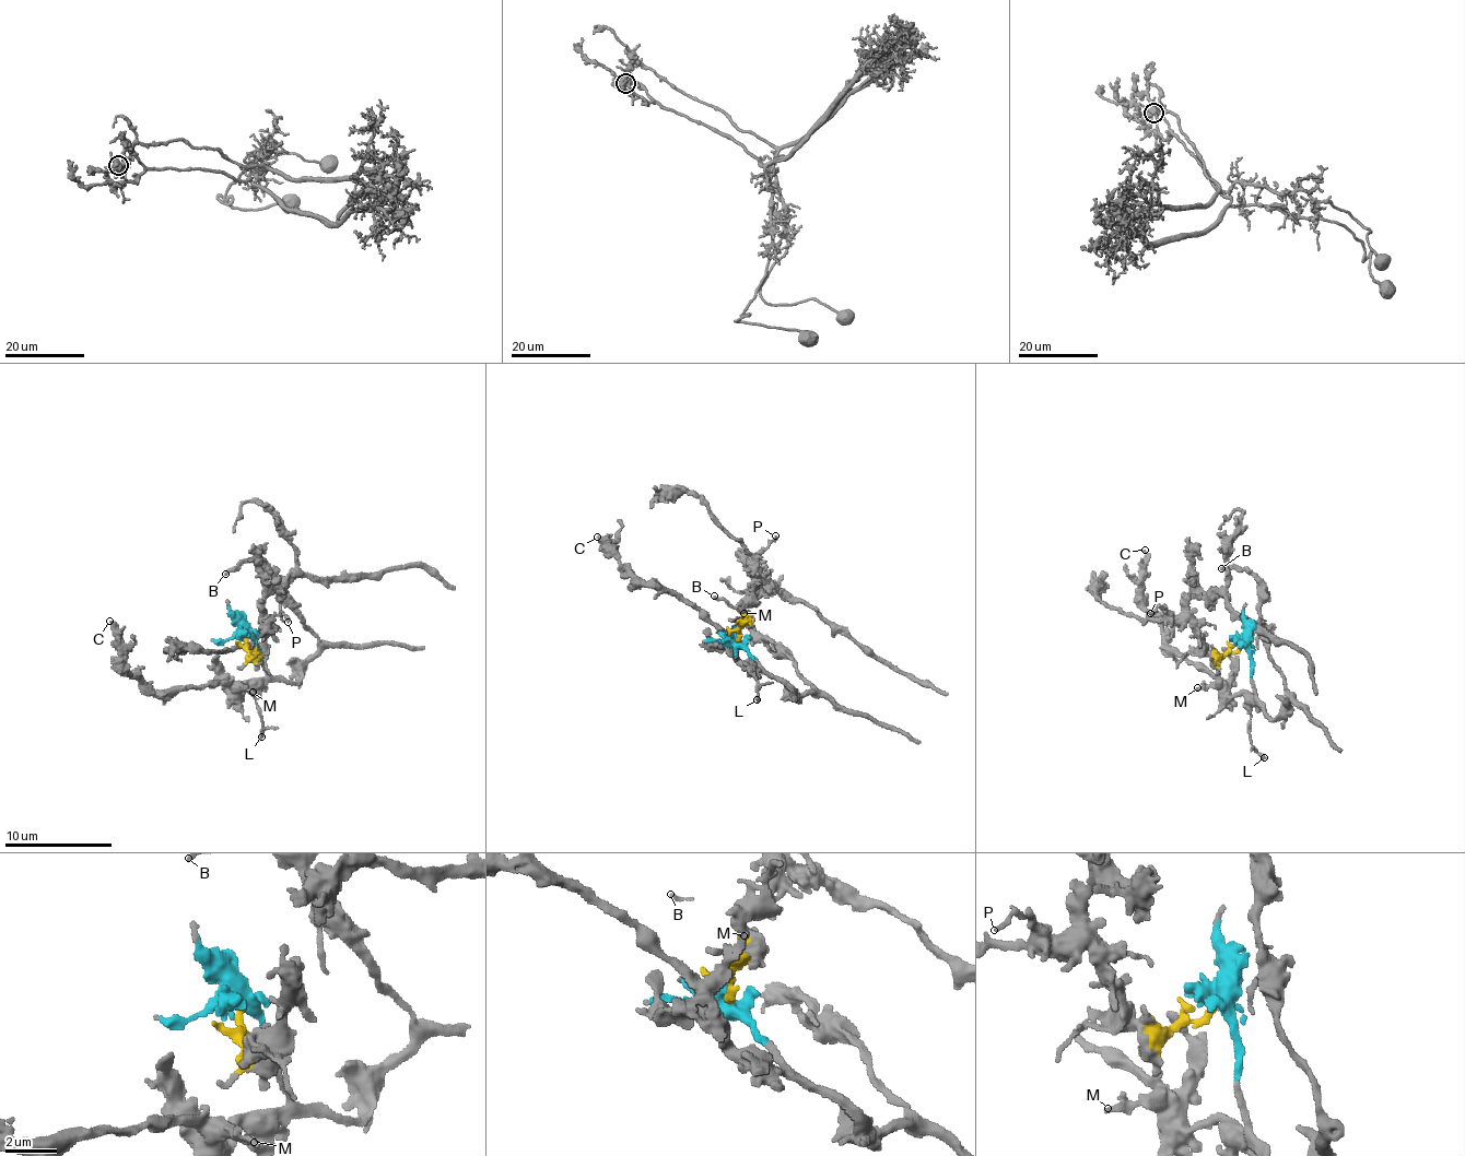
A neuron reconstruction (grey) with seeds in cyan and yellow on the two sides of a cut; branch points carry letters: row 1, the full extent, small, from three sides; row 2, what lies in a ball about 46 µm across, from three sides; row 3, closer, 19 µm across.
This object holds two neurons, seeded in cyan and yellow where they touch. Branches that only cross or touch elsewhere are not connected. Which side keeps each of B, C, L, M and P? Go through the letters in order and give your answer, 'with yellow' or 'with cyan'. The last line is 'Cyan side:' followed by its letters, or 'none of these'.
B: with cyan
C: with cyan
L: with cyan
M: with cyan
P: with yellow
Cyan side: B, C, L, M

